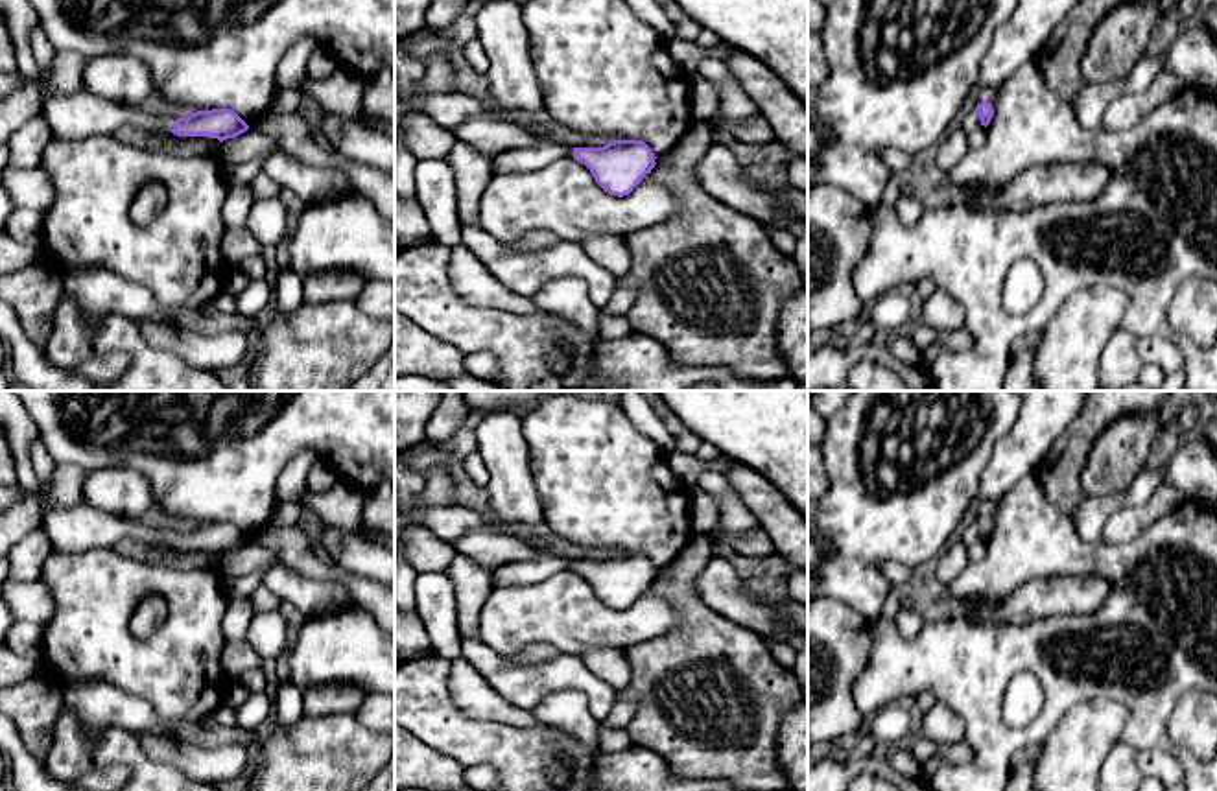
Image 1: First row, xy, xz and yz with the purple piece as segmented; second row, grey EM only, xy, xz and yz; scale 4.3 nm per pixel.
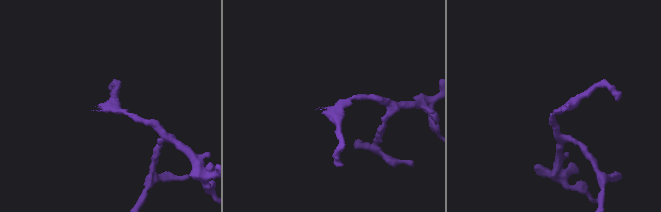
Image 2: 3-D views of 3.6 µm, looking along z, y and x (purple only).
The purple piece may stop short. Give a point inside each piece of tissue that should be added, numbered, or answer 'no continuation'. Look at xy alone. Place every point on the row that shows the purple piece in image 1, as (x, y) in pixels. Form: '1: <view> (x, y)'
1: xy (74, 115)

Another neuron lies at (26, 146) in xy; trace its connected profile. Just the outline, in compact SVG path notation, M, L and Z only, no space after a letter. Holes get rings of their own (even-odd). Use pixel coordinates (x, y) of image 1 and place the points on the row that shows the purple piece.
M42 112L28 120L9 140L9 166L18 171L39 170L52 131Z

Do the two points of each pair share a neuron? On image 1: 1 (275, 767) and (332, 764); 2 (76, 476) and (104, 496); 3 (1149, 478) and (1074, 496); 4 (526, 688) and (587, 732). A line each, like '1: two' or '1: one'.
1: one
2: two
3: two
4: two

